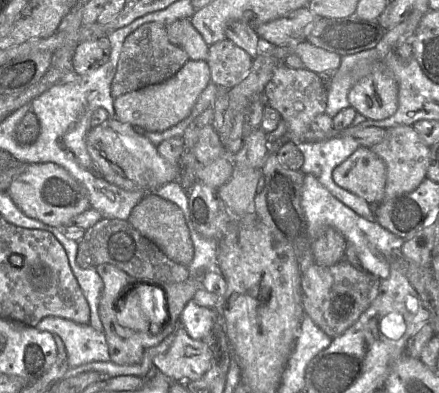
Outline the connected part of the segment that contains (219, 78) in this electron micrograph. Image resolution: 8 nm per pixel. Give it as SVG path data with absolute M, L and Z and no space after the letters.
M225 39L209 46L206 62L212 83L219 89L229 90L247 77L253 58L232 41Z

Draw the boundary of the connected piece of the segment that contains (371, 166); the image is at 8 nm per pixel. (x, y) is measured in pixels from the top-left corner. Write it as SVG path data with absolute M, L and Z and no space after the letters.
M360 146L334 169L333 180L338 186L377 205L384 199L386 165L371 148Z

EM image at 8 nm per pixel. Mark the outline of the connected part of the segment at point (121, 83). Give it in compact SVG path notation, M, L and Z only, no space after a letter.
M145 23L129 34L123 43L111 83L111 95L115 99L128 92L162 83L173 77L188 60L187 53L169 41L166 25Z

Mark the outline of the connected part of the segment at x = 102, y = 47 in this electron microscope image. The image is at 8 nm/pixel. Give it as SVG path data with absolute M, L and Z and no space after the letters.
M107 36L84 40L73 52L73 70L81 75L89 74L107 62L110 55L110 42Z

